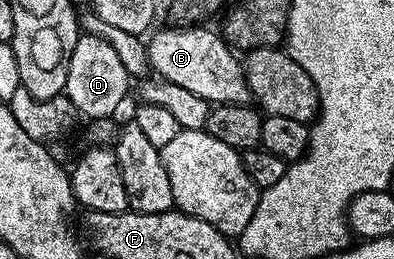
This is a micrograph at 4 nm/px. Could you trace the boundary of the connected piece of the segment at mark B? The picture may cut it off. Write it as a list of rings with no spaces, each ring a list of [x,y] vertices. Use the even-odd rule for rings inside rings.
[[[207,26],[170,27],[163,28],[160,32],[152,31],[151,40],[149,36],[146,41],[150,69],[162,81],[186,88],[212,105],[252,103],[244,65],[240,57],[239,60],[235,57],[238,55],[218,31],[210,32]]]

